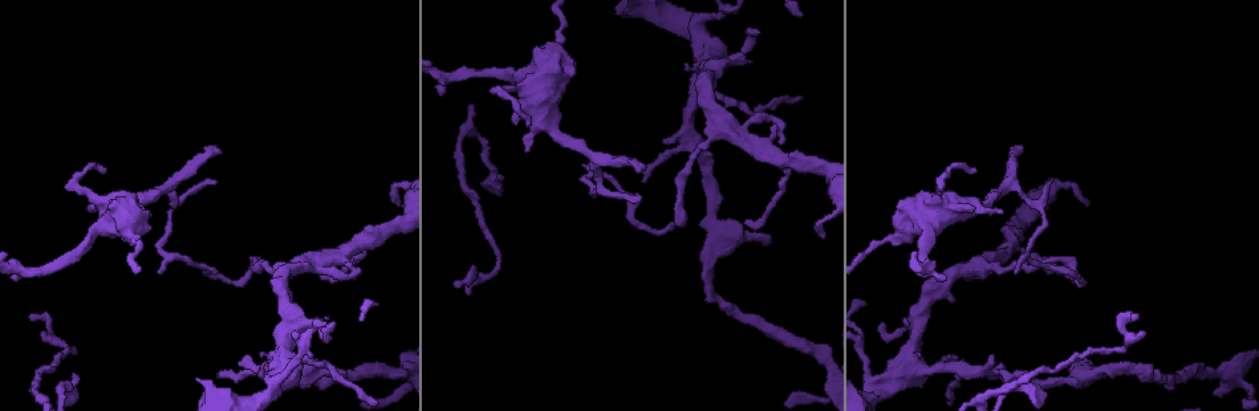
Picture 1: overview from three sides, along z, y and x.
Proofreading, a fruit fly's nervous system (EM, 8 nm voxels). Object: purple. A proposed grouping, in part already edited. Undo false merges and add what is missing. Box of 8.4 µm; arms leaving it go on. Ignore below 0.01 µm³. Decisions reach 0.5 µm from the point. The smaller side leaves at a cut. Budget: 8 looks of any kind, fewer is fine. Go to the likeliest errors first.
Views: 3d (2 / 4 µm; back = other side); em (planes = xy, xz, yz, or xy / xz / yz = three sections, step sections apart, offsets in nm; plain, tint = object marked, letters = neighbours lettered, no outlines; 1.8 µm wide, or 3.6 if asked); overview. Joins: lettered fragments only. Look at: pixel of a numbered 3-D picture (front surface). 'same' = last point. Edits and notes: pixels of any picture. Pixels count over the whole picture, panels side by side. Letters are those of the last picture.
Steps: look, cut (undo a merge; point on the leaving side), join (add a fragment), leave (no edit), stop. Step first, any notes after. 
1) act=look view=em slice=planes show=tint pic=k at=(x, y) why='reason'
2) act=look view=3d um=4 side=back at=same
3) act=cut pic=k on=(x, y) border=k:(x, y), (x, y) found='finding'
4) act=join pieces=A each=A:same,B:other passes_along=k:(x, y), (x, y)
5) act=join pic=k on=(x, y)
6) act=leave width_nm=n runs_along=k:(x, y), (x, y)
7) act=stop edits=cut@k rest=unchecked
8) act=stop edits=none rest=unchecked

act=look view=em slice=yz step=4 show=letters pic=1 at=(454, 285) why='tapers out'

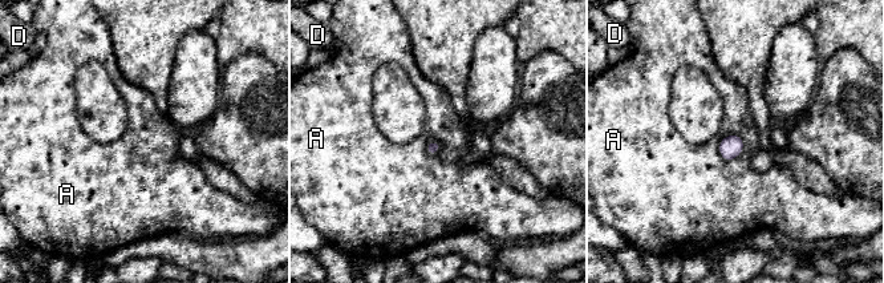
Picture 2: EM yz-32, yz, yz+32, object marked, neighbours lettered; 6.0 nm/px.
act=look view=em slice=planes show=letters at=same why='cut it another way'

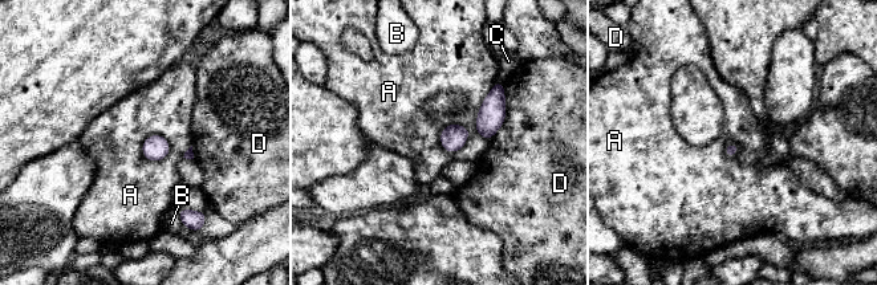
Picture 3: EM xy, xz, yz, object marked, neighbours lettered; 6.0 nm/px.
act=leave longest_contact=D:360nm each=A:other,B:other,C:other,D:other border=3:(470, 131), (455, 151), (439, 143) found='no lettered fragment goes on from it'

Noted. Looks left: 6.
act=look view=em um=3.6 slice=planes show=letters pic=1 at=(774, 129) why='touches itself'

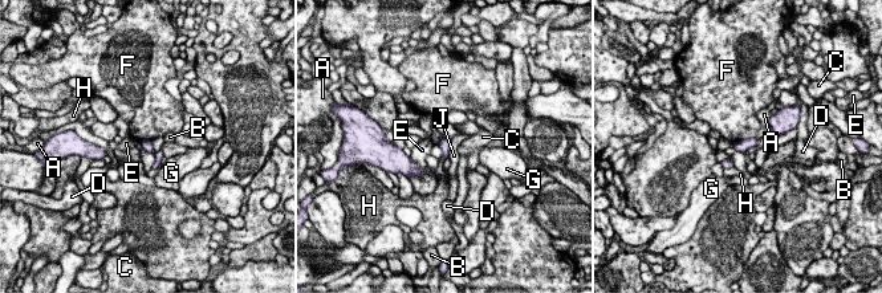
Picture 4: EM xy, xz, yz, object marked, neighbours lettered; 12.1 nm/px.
act=leave width_nm=130 each=A:other,B:other,C:other,D:other,E:other,F:other,G:other,H:other,J:other border=4:(450, 141), (447, 157) found='one cell here'

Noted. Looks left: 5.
act=look view=em um=3.6 slice=planes show=tint pic=1 at=(554, 57) why='side arm on a straight run'

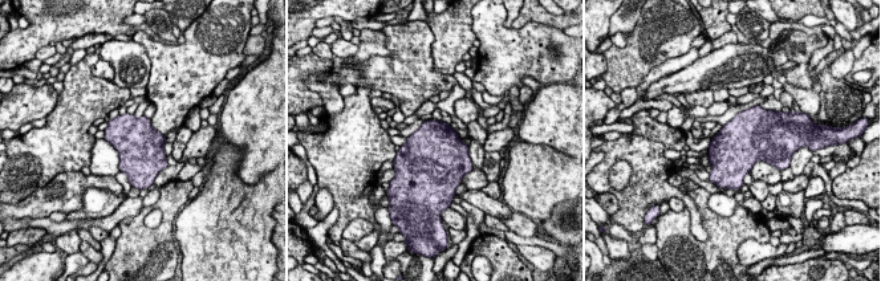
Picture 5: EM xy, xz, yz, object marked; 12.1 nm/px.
act=look view=em um=3.6 slice=planes show=letters at=same why='see the neighbours'

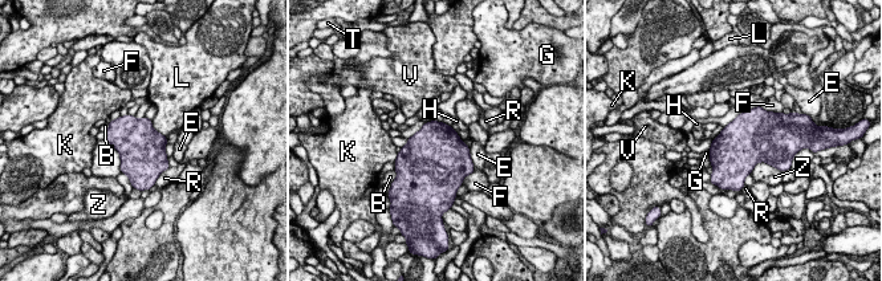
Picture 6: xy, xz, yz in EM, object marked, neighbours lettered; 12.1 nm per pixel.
act=leave longest_contact=L:380nm each=B:other,E:other,F:other,G:other,H:other,K:other,L:other,R:other,T:other,V:other,Z:other border=6:(145, 115), (151, 126), (166, 138) found='all the same cell'

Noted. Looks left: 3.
act=look view=em slice=planes show=letters pic=1 at=(271, 385) why='thin arm on a thick one'

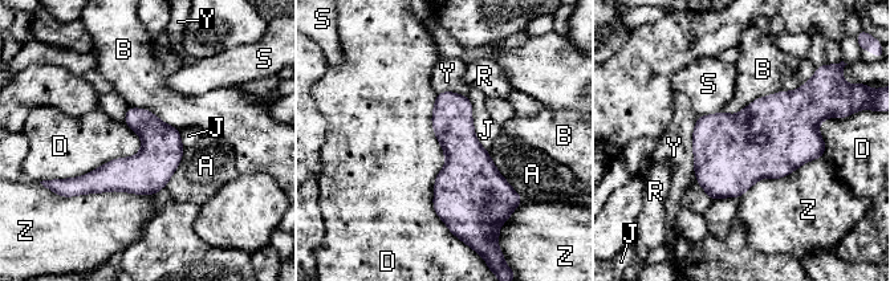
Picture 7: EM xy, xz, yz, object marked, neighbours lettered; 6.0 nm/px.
act=leave each=A:other,B:other,D:other,J:other,R:other,S:other,Y:other,Z:other border=7:(437, 93), (433, 208), (451, 232) found='all the same cell'

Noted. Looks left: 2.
act=stop edits=none rest=unchecked

